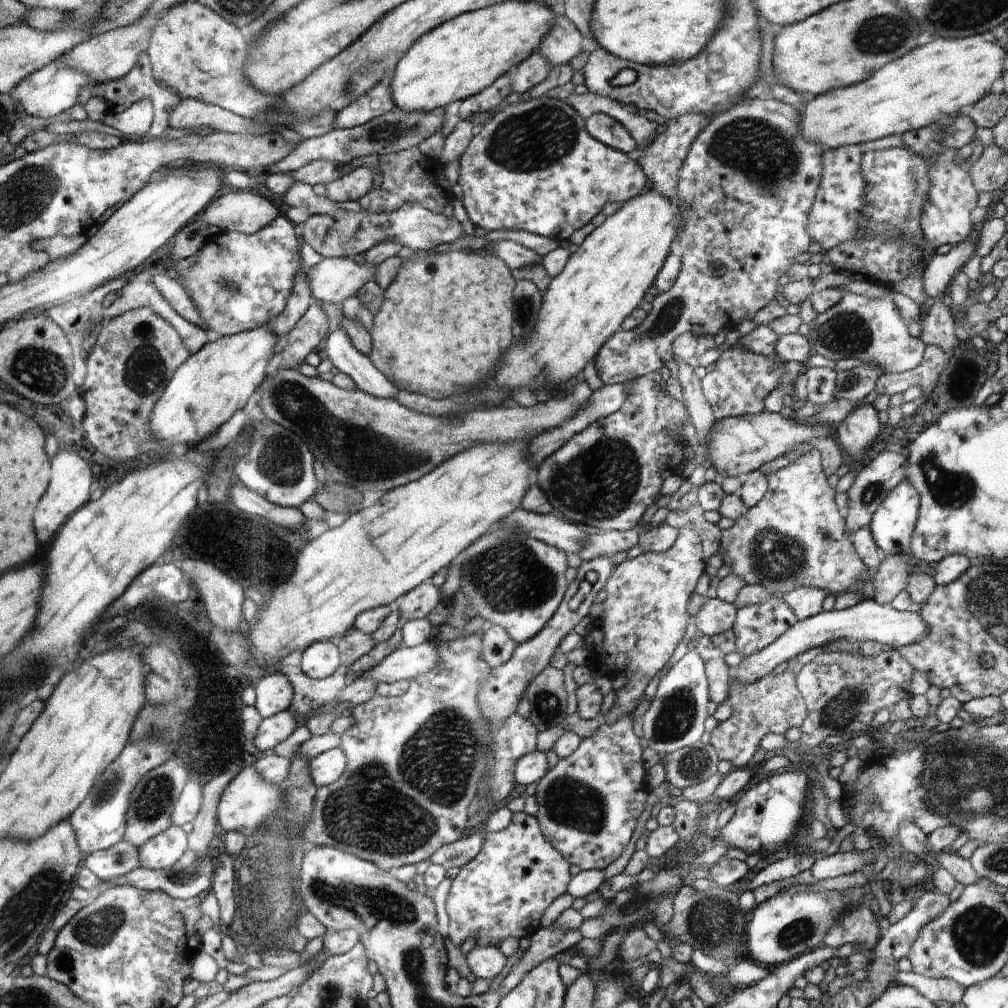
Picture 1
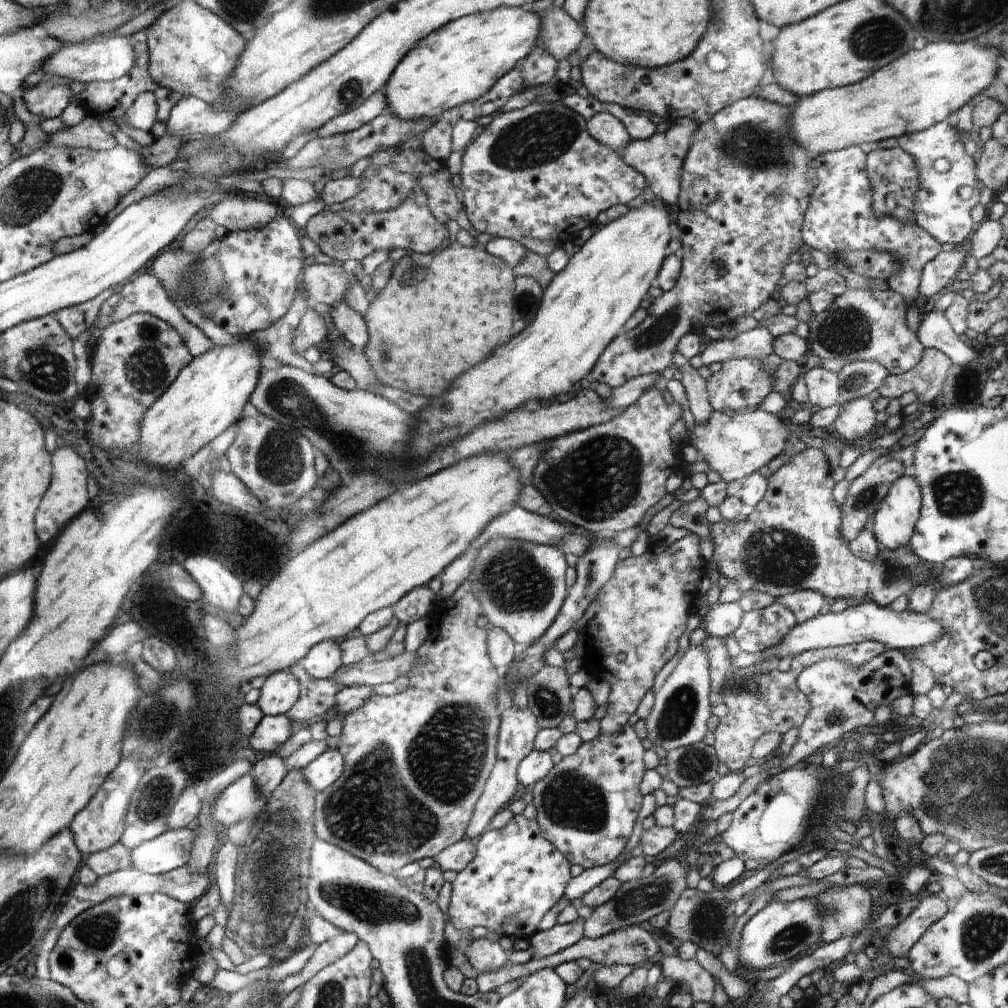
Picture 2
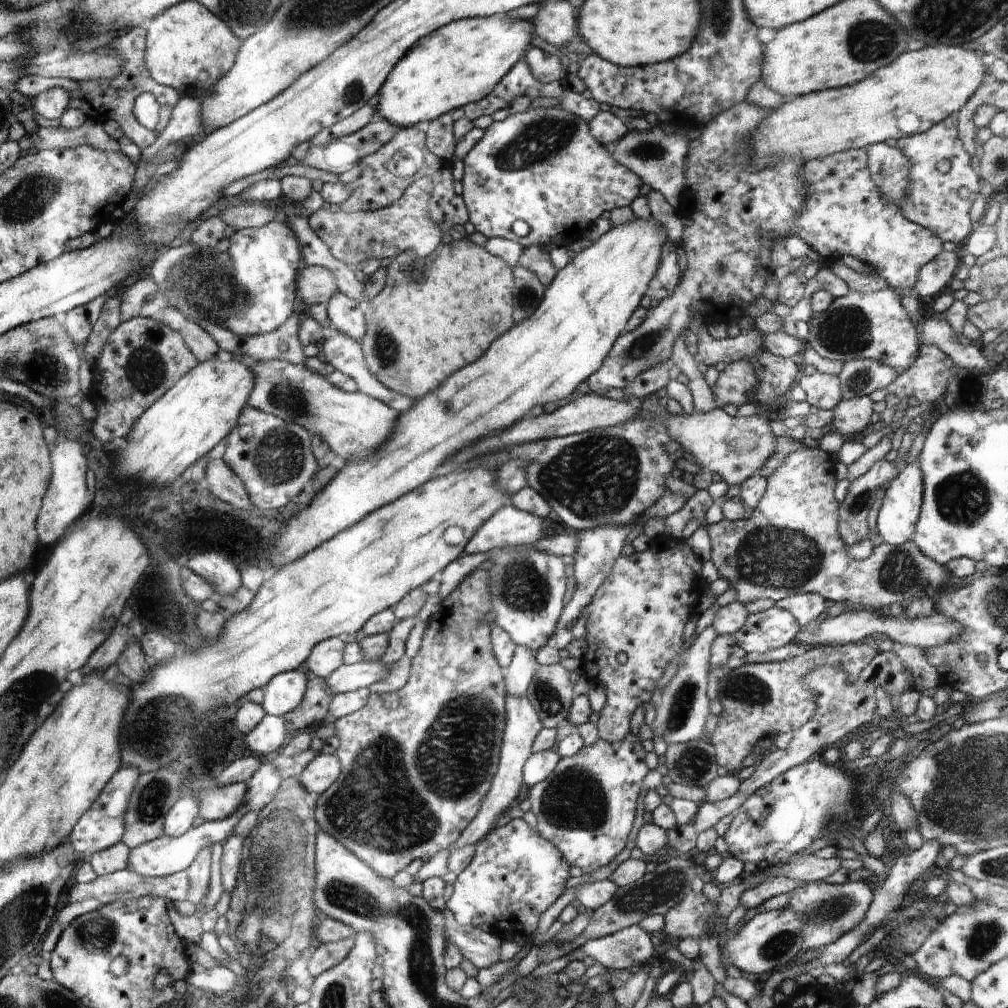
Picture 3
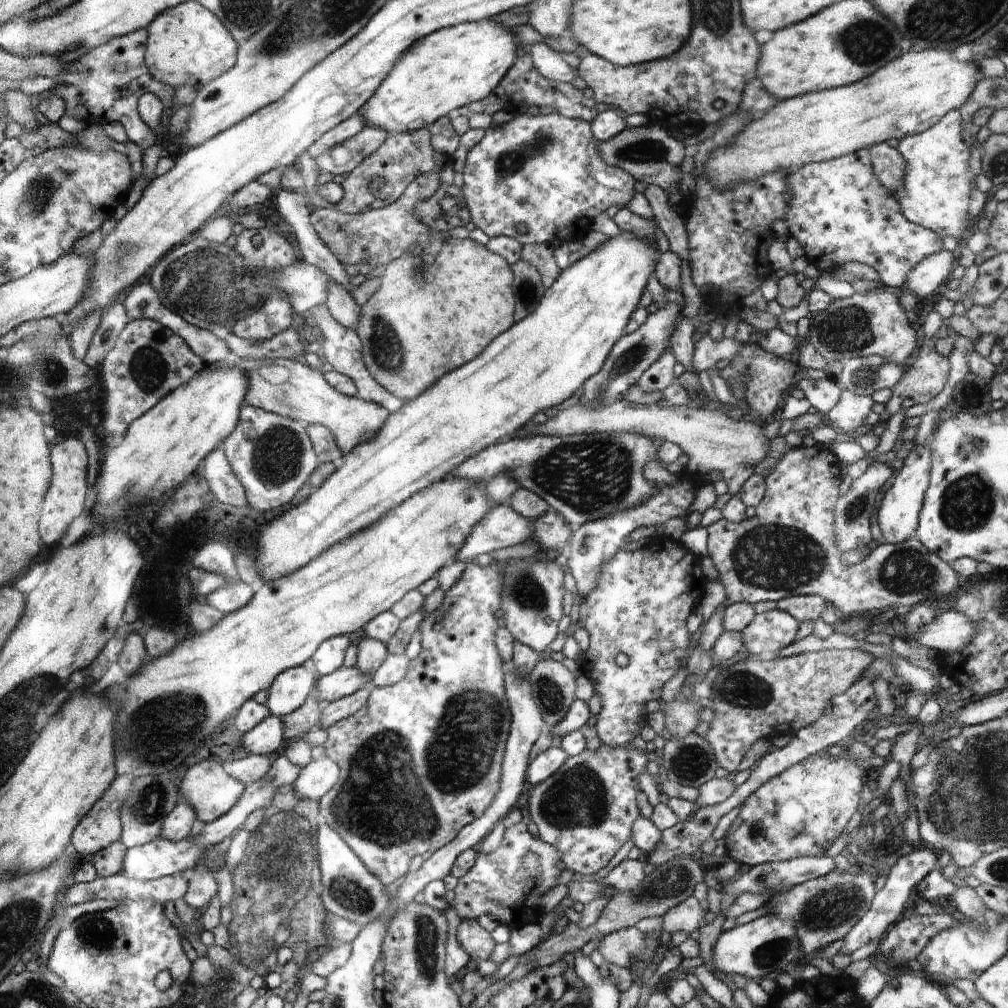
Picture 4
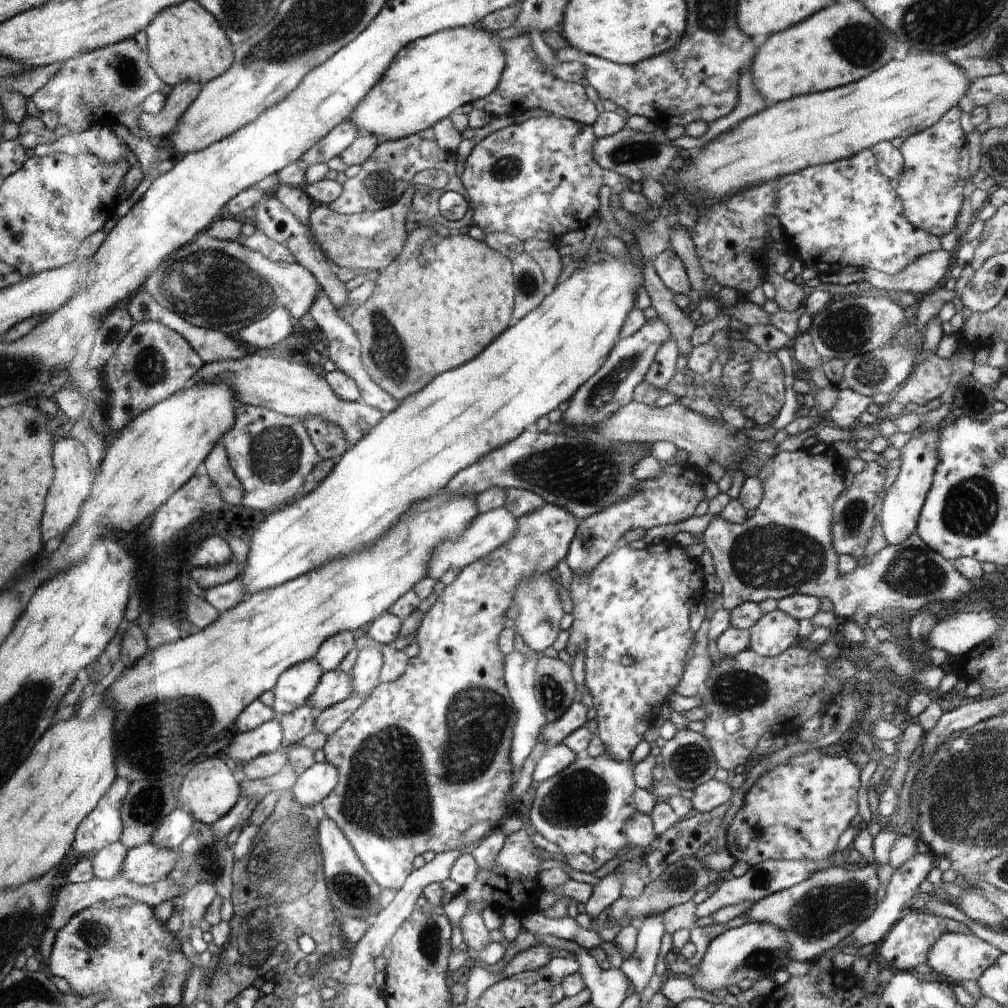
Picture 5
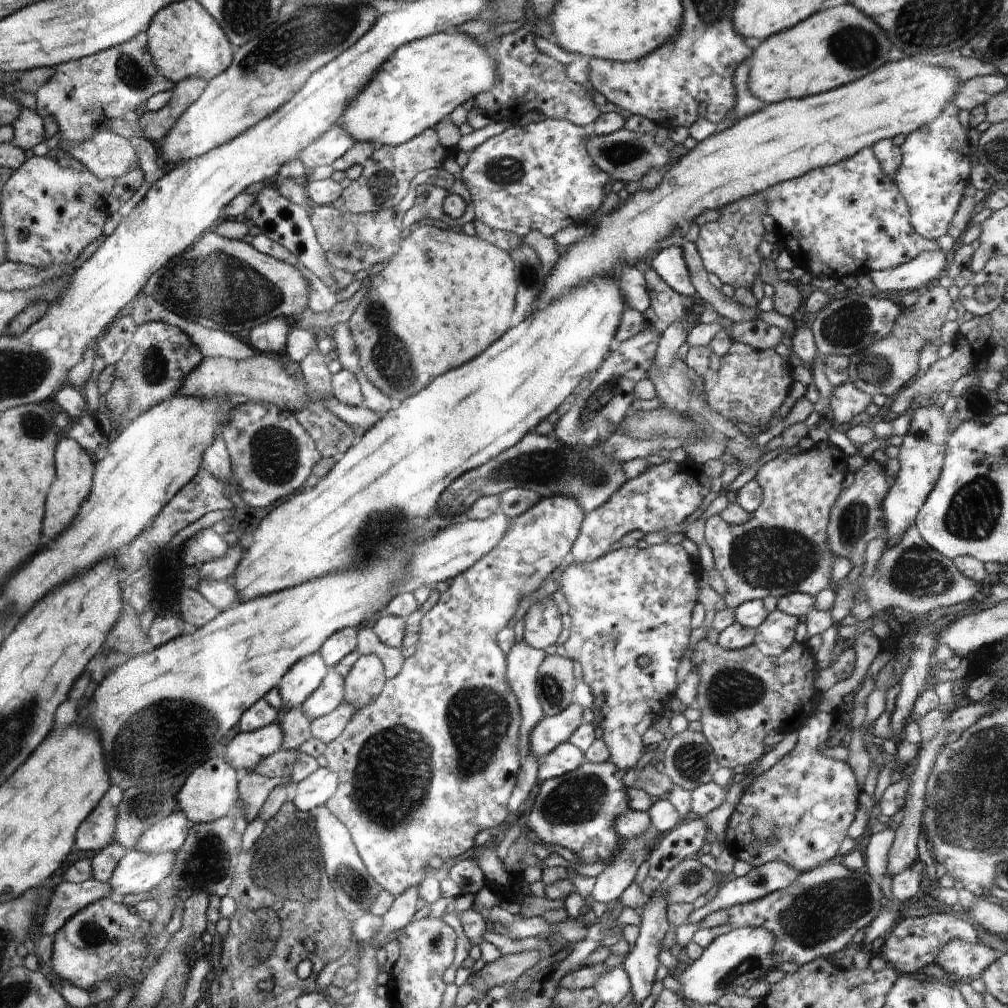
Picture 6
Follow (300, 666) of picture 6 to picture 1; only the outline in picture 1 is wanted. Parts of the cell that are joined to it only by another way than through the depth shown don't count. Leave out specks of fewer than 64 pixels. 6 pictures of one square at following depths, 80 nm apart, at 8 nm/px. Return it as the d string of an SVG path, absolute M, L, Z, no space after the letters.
M278 670L262 673L255 688L255 707L263 718L289 710L293 701L293 686L290 679Z

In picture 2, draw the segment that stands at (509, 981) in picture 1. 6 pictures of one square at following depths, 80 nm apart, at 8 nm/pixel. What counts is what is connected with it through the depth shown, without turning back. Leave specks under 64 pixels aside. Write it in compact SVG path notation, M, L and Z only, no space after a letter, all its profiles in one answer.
M584 919L571 923L556 923L550 930L538 931L530 939L530 948L534 949L532 957L545 957L553 955L576 944L582 937Z

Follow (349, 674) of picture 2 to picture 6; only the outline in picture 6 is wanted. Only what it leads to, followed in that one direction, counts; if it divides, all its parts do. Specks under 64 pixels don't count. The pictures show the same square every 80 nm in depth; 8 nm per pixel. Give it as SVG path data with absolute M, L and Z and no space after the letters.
M333 666L329 667L326 677L321 685L303 702L301 708L310 720L330 714L343 702L344 677L334 672Z

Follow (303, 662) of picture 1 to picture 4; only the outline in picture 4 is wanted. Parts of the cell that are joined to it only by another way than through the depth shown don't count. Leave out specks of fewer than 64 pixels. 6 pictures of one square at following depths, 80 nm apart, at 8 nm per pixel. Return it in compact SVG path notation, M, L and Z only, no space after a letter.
M346 635L329 638L313 654L309 664L318 676L330 674L343 665L346 649L350 645L350 638Z

